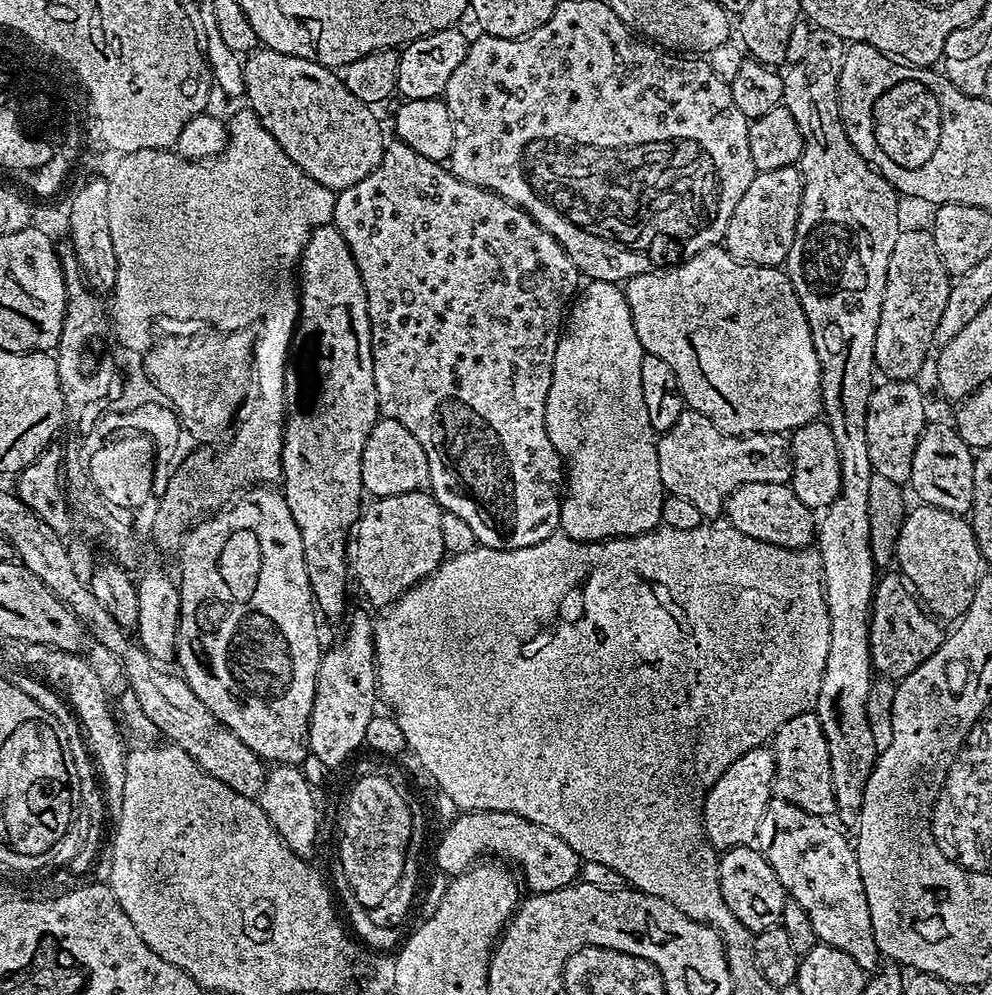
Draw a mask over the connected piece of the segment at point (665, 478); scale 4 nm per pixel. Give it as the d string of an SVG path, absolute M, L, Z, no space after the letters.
M686 410L672 426L657 439L658 474L664 483L667 495L686 498L698 506L701 517L721 515L726 497L742 484L779 481L785 475L786 464L772 461L768 456L776 456L780 448L768 434L747 436L725 436L710 418L701 412Z

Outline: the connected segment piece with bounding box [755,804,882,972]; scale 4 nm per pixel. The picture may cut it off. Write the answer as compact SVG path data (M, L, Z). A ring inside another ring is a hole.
M770 806L770 814L764 814L756 831L755 843L770 862L771 868L782 882L785 893L806 911L817 939L826 945L834 946L843 953L850 954L865 972L875 971L880 964L881 955L874 941L873 923L870 920L869 902L858 868L856 851L851 841L846 840L839 827L834 828L827 819L809 812L792 810L786 806Z

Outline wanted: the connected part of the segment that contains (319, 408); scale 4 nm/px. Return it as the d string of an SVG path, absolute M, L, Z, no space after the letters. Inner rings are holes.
M319 224L308 233L308 241L304 243L304 253L300 256L298 265L298 296L300 311L298 313L298 332L304 335L308 343L308 353L304 356L304 397L296 409L287 413L284 421L284 445L280 455L280 471L282 473L282 491L286 498L286 506L290 506L290 514L294 514L294 522L298 522L298 530L302 534L302 550L306 558L306 574L310 578L312 599L319 611L328 616L336 616L344 610L346 596L346 582L350 580L350 533L359 521L362 511L360 496L365 495L362 482L362 450L366 446L366 438L370 438L370 430L374 430L380 416L378 394L374 386L374 362L372 361L372 327L368 317L368 303L366 290L362 286L362 277L358 266L354 262L354 254L350 254L350 246L346 246L346 238L337 230L336 225Z

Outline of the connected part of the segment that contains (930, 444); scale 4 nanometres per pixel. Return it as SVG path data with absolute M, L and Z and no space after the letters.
M929 421L915 447L908 484L921 503L956 515L965 515L971 511L973 502L974 464L973 449L958 435L949 421Z

